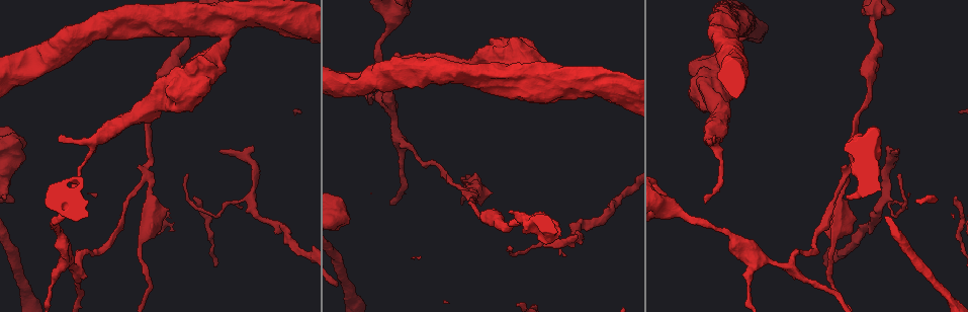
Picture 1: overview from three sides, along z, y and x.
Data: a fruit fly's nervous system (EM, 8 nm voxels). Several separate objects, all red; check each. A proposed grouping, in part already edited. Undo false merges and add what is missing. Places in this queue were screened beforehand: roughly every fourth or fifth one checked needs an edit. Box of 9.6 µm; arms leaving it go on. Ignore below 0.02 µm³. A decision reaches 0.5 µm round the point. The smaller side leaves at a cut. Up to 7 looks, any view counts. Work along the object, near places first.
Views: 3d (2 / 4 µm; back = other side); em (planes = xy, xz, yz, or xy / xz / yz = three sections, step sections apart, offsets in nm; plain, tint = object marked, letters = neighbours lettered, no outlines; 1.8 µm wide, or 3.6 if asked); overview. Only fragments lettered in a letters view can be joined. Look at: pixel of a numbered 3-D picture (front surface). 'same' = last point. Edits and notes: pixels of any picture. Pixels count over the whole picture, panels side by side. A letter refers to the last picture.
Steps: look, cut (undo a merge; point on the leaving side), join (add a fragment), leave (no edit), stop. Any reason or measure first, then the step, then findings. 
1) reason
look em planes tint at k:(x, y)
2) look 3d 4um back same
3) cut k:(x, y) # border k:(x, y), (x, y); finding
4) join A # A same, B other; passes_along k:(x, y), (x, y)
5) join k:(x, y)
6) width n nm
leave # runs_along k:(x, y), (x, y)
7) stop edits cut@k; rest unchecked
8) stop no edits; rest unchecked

free end
look 3d 2um at 1:(543, 245)

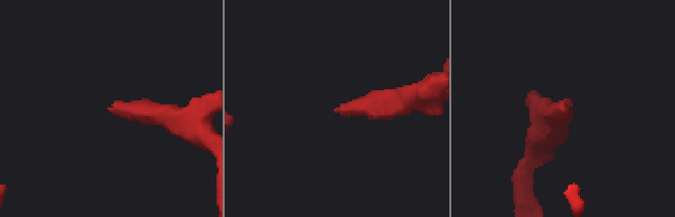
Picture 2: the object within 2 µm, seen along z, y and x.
look em yz step 16 letters at 2:(339, 111)

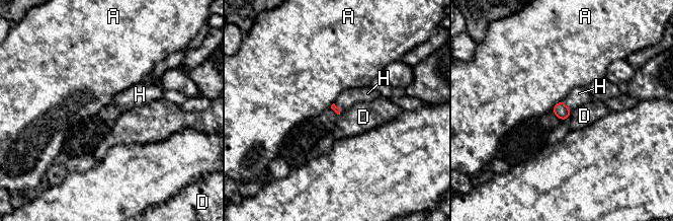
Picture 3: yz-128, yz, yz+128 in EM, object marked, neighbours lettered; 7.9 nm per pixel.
join H # A other, D other, H same; passes_along 3:(560, 109), (565, 105), (578, 96); it goes on there

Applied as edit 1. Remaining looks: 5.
thin end
look 3d 4um at 1:(907, 208)

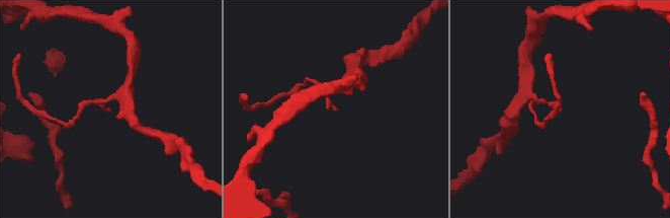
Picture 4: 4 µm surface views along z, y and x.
look em planes tint at 4:(335, 110)

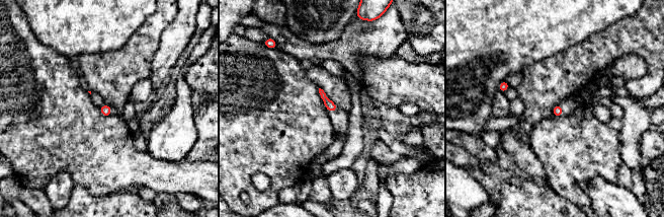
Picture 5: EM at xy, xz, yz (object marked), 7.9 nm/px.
look em planes letters same

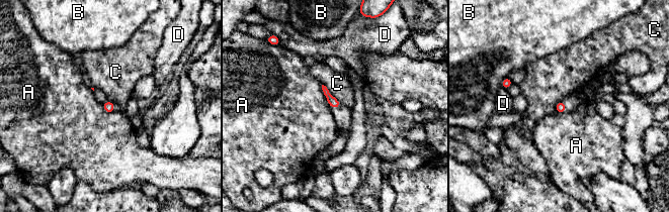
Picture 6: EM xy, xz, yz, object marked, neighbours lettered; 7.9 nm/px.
leave # A other, B other, C other, D other; border 6:(322, 84), (342, 104); none of them fits

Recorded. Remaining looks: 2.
stop edits join@3; rest unchecked

